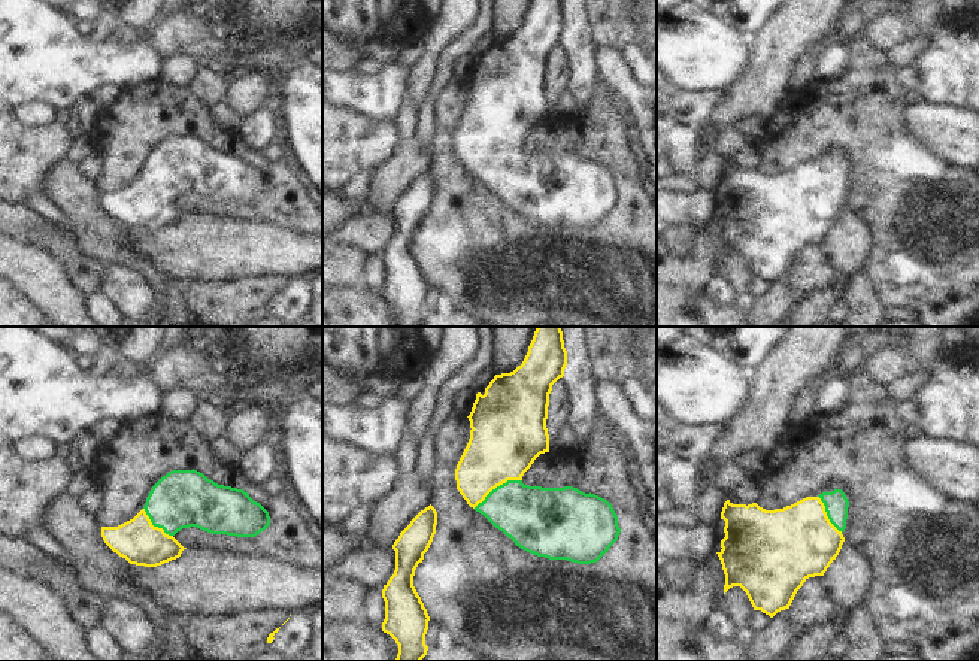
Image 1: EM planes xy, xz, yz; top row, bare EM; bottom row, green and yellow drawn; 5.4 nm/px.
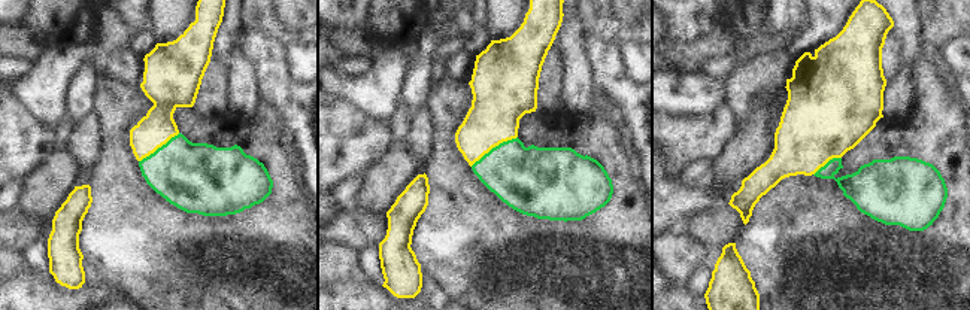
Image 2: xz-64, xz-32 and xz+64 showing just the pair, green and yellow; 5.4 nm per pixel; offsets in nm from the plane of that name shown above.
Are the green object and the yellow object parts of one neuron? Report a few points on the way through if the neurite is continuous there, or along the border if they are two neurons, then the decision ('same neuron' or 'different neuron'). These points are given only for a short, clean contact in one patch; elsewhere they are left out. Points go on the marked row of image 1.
across xz (533, 517), (521, 511), (497, 487), (503, 443) | same neuron

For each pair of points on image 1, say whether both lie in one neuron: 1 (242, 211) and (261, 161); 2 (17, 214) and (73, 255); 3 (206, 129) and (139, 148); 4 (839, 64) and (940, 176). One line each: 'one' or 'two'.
1: one
2: one
3: one
4: two

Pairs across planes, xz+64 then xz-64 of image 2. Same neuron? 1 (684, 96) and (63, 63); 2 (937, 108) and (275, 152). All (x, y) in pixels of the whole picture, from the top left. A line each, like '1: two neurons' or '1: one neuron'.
1: one neuron
2: one neuron

